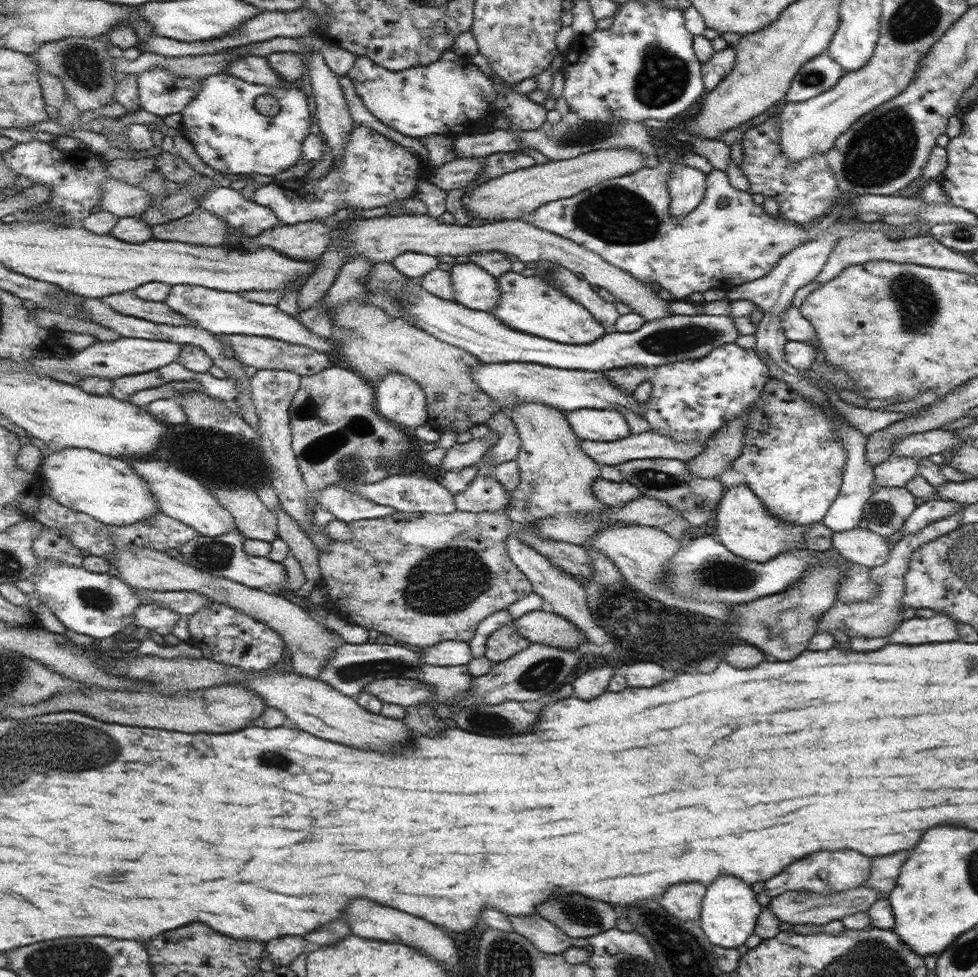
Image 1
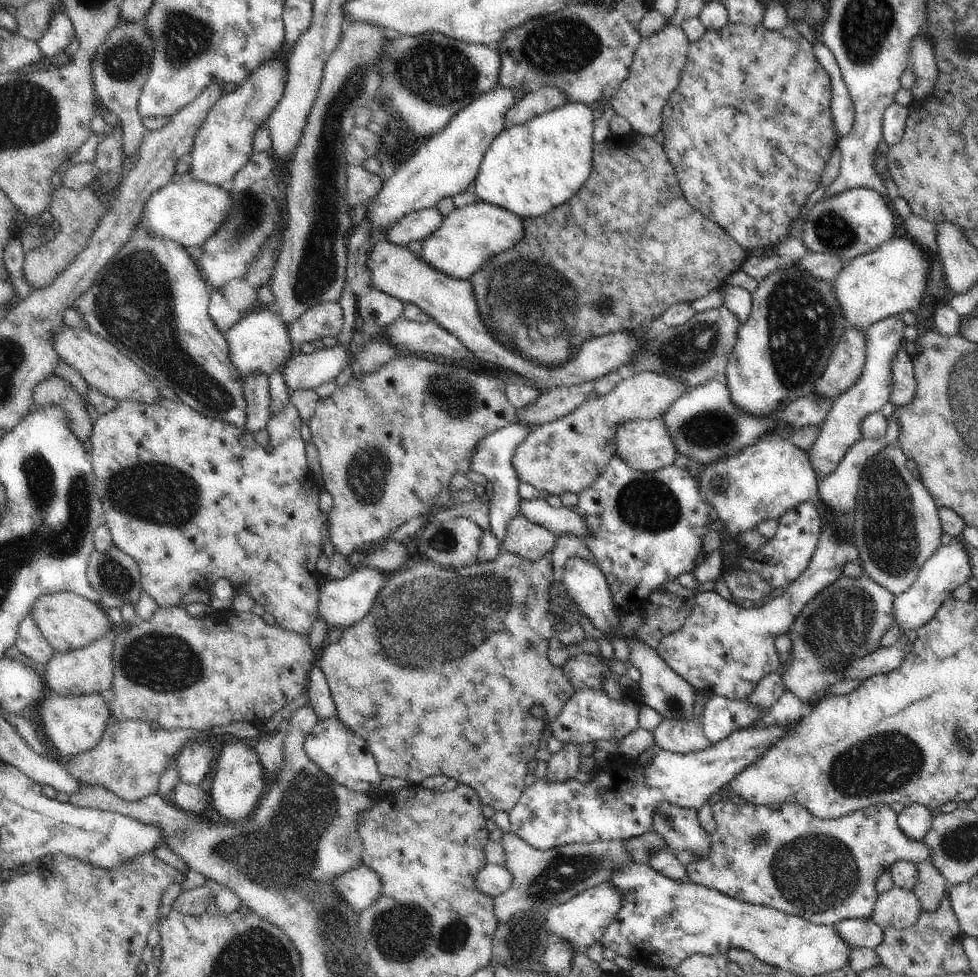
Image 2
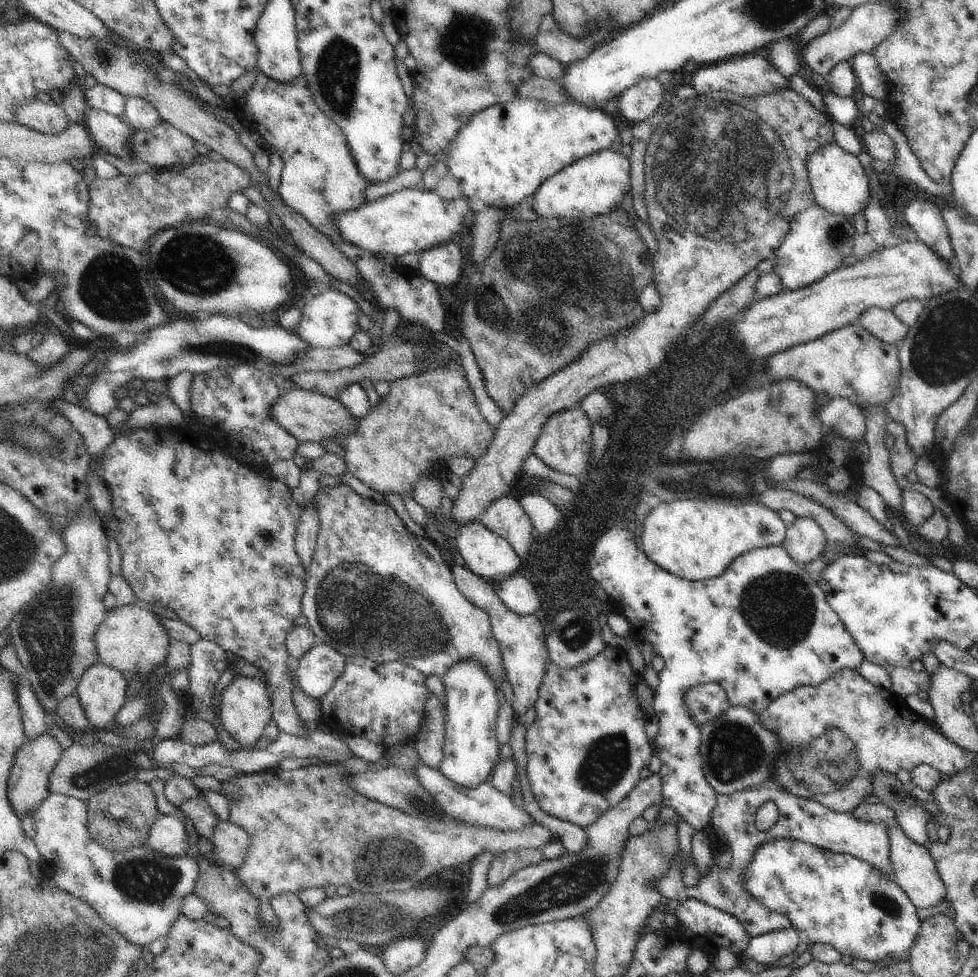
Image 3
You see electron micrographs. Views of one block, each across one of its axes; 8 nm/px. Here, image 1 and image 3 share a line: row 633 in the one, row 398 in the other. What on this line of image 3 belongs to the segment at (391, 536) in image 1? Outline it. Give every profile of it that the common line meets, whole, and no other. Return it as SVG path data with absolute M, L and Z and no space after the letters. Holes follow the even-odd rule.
M457 358L431 372L391 382L389 392L379 398L379 404L369 408L365 418L357 420L341 444L347 474L353 474L379 494L411 494L419 478L443 482L449 474L447 462L451 458L471 458L477 462L497 432L479 412Z

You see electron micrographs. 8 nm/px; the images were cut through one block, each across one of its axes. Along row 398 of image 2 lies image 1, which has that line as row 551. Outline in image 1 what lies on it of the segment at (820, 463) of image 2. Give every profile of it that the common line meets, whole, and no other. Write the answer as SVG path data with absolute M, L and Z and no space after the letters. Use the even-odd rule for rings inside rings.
M865 526L833 532L831 548L849 560L849 564L861 564L867 568L883 566L891 550L891 546L887 546L887 536L873 534Z

